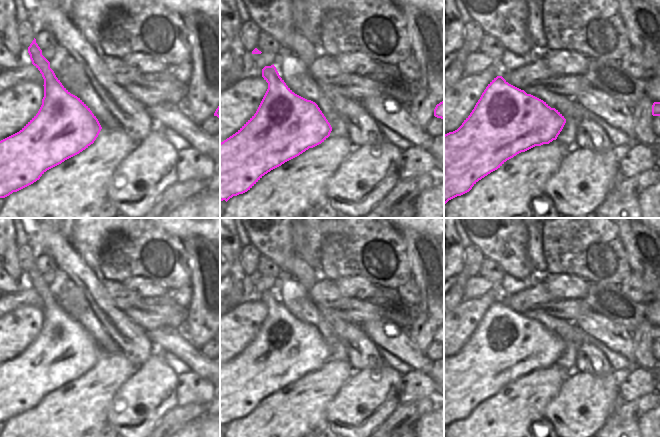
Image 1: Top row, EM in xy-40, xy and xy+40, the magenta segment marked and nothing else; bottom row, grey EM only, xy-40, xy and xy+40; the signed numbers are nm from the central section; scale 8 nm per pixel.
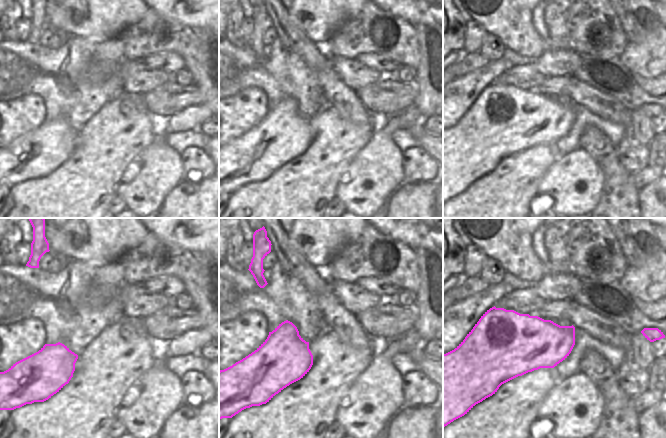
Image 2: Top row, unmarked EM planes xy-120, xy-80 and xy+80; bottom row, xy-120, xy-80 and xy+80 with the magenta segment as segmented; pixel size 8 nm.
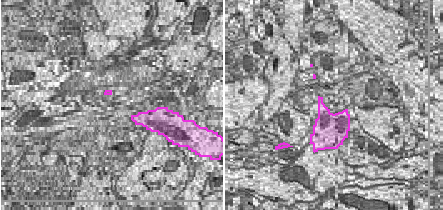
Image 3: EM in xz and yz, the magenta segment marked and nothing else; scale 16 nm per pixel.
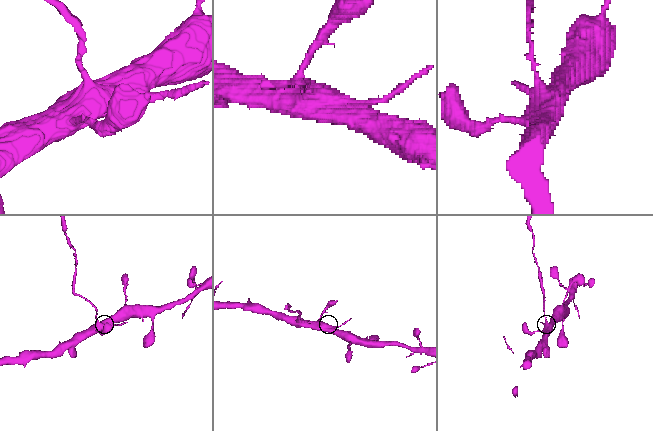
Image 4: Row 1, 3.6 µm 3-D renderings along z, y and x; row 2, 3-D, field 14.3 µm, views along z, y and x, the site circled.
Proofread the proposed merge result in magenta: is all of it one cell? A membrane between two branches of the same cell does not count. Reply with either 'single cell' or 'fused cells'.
fused cells

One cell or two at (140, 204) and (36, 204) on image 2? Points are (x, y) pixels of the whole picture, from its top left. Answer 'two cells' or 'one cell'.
two cells

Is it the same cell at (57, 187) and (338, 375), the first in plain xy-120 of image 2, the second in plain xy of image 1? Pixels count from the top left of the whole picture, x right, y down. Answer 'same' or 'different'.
same

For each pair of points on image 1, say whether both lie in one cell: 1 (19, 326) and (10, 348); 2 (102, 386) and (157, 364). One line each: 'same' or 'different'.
1: same
2: different

